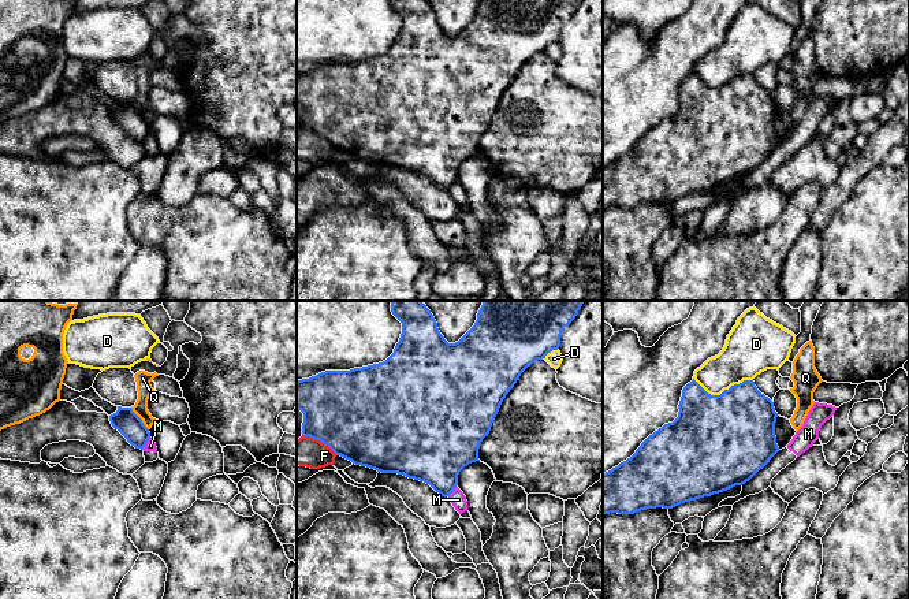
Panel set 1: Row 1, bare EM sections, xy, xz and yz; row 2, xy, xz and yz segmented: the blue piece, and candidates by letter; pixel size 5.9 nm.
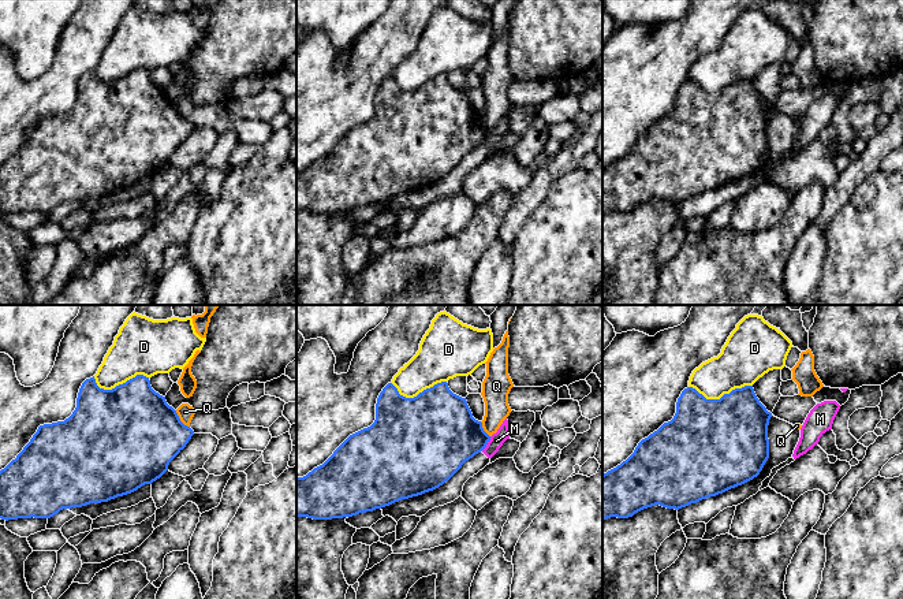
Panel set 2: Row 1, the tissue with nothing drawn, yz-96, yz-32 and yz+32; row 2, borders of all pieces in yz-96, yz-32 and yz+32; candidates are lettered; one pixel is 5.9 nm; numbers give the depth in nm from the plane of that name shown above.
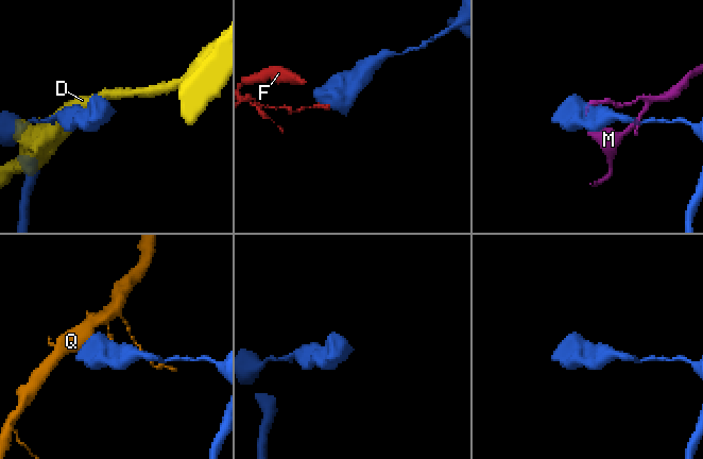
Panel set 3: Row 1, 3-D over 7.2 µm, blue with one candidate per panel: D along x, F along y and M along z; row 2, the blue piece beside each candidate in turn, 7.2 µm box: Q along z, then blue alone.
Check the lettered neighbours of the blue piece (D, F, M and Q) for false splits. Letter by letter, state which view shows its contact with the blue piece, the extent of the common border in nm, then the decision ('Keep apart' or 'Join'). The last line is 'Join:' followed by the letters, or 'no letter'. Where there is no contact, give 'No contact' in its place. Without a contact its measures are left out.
D: Touches blue in yz. Shared border 360 nm. Keep apart
F: Touches blue in xz. Shared border 240 nm. Keep apart
M: Touches blue in xy. Shared border 90 nm. Keep apart
Q: Touches blue in xy. Shared border 170 nm. Keep apart
Join: no letter

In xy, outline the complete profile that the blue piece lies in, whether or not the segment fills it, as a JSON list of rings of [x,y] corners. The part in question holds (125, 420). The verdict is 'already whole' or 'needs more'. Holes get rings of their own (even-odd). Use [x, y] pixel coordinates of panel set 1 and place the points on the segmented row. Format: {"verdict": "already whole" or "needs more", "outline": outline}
{"verdict": "already whole", "outline": [[[118,406],[118,410],[109,416],[109,421],[131,446],[144,450],[150,432],[131,408]]]}

